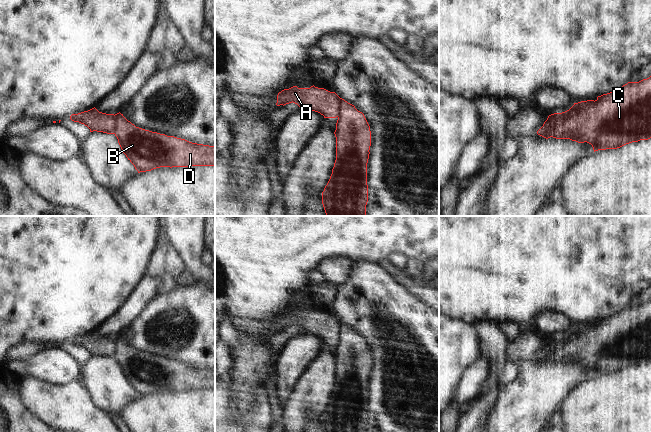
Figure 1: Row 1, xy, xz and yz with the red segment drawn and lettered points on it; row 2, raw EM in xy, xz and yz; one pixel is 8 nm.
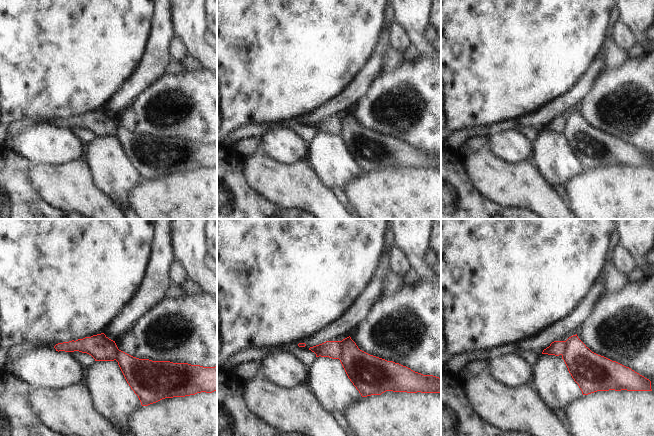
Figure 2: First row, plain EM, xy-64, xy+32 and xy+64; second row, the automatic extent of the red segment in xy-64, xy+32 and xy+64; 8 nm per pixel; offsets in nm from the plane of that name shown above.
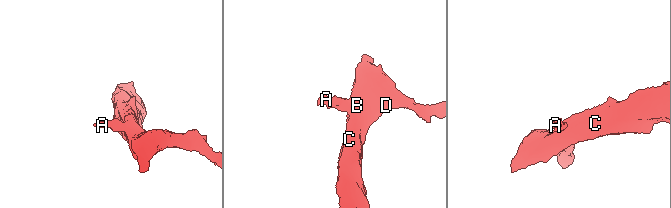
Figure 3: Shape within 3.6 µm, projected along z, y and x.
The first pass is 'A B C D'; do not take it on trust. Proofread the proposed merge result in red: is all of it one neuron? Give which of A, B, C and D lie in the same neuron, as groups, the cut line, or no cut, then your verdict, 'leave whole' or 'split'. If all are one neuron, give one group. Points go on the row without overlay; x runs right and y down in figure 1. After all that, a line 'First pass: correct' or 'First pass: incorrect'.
groups A / B C D; cut xy (113, 339), (115, 343), (114, 357); split
First pass: incorrect

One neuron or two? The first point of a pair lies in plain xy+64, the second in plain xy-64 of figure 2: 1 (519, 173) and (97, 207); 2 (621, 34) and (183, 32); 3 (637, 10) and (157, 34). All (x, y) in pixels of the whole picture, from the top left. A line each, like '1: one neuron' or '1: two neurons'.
1: one neuron
2: two neurons
3: two neurons

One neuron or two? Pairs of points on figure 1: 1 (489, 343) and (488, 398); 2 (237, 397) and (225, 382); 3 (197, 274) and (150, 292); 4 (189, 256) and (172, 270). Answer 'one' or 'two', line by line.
1: one
2: two
3: two
4: two

